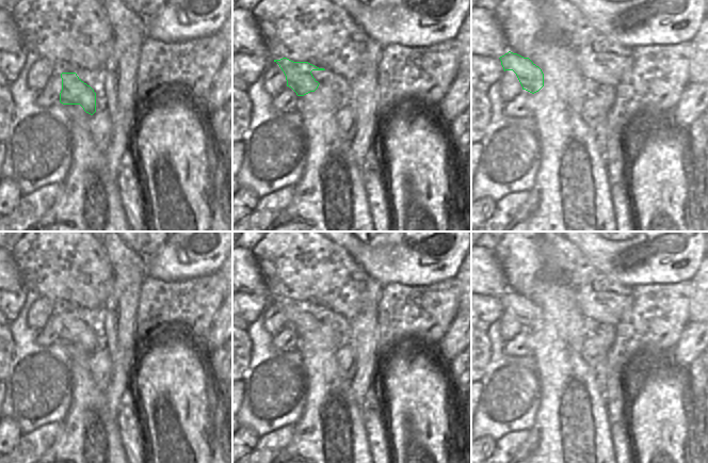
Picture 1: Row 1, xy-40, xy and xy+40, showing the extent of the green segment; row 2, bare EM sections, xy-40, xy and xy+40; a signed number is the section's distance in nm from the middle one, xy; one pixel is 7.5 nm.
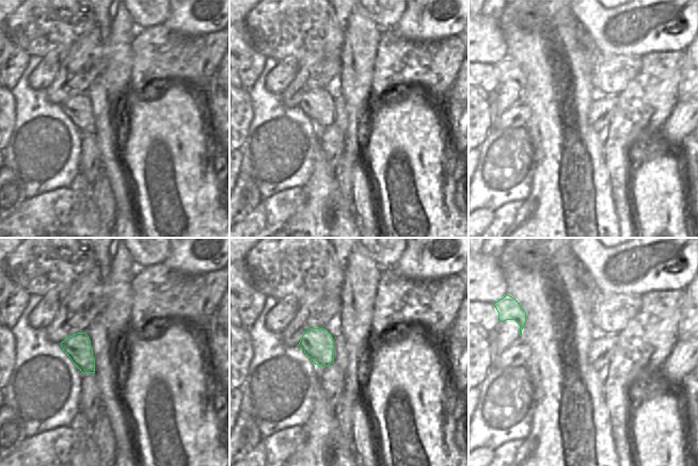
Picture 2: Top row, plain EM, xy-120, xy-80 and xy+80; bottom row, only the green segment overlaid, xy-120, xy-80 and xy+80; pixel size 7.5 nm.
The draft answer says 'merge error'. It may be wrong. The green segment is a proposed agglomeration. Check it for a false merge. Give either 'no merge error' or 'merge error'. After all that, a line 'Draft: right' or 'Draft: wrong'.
no merge error
Draft: wrong

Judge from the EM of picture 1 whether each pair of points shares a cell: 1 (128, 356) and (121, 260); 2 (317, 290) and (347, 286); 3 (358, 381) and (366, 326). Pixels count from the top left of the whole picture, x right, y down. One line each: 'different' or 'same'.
1: same
2: same
3: same

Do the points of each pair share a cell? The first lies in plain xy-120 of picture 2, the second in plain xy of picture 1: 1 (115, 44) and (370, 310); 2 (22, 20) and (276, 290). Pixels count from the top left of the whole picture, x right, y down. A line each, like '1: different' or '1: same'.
1: same
2: same

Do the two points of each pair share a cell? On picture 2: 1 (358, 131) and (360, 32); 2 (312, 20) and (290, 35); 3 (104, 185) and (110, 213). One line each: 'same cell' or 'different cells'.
1: same cell
2: same cell
3: same cell

